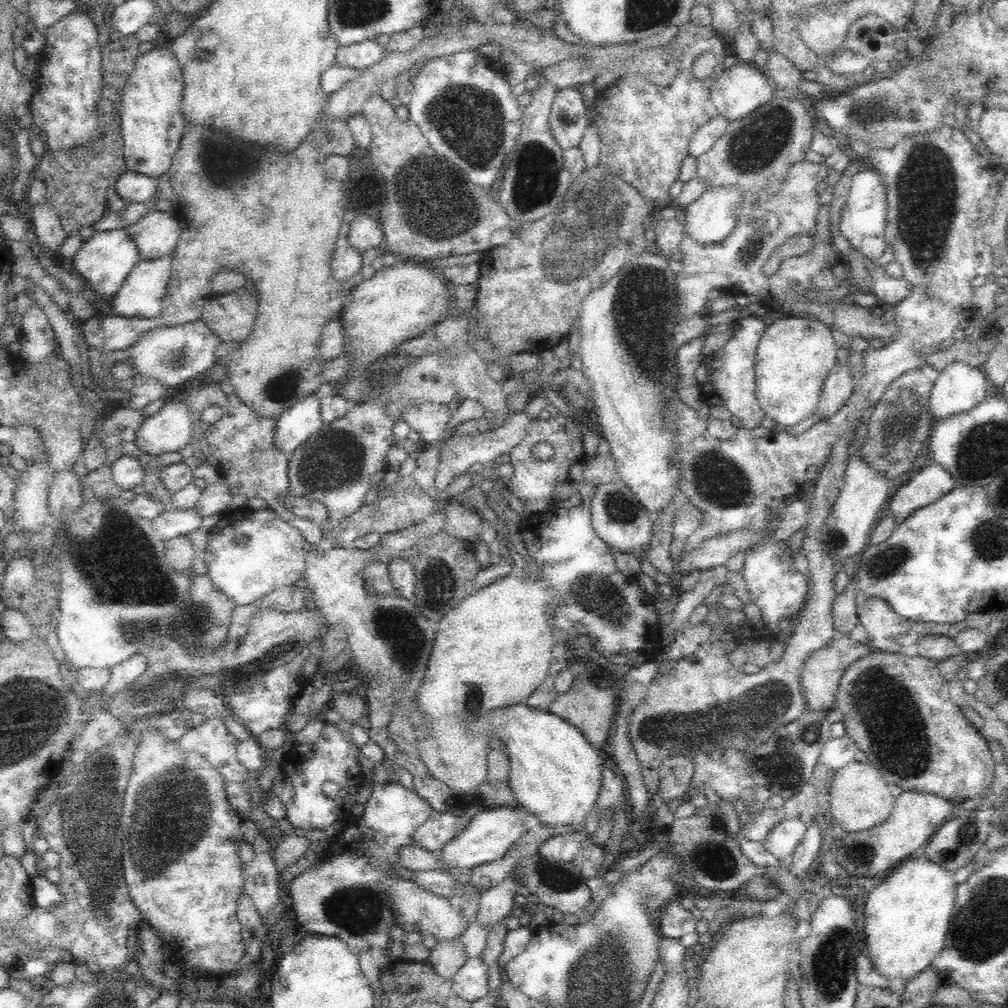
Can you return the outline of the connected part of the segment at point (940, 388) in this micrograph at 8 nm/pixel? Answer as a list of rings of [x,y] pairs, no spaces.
[[[952,362],[940,372],[940,378],[932,388],[928,408],[938,424],[940,420],[950,420],[952,416],[970,412],[992,394],[992,386],[982,368]]]

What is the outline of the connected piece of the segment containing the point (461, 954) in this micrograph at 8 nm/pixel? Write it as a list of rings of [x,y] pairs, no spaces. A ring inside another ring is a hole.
[[[456,936],[452,940],[442,940],[436,944],[432,950],[428,964],[436,970],[438,976],[442,978],[454,978],[454,974],[468,962],[466,948],[462,942],[462,936]]]

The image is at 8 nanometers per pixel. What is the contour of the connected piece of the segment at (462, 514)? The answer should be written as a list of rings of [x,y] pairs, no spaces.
[[[448,504],[444,532],[454,536],[456,540],[476,544],[480,540],[480,534],[482,534],[482,522],[484,522],[484,518],[472,506],[464,506],[464,504],[450,506]]]

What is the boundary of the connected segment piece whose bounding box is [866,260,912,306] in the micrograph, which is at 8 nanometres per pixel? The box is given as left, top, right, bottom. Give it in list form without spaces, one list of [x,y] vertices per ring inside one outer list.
[[[866,262],[866,268],[872,278],[872,294],[886,304],[898,306],[904,298],[912,294],[912,286],[904,278],[892,278],[886,274],[886,268],[874,268],[872,262]]]

